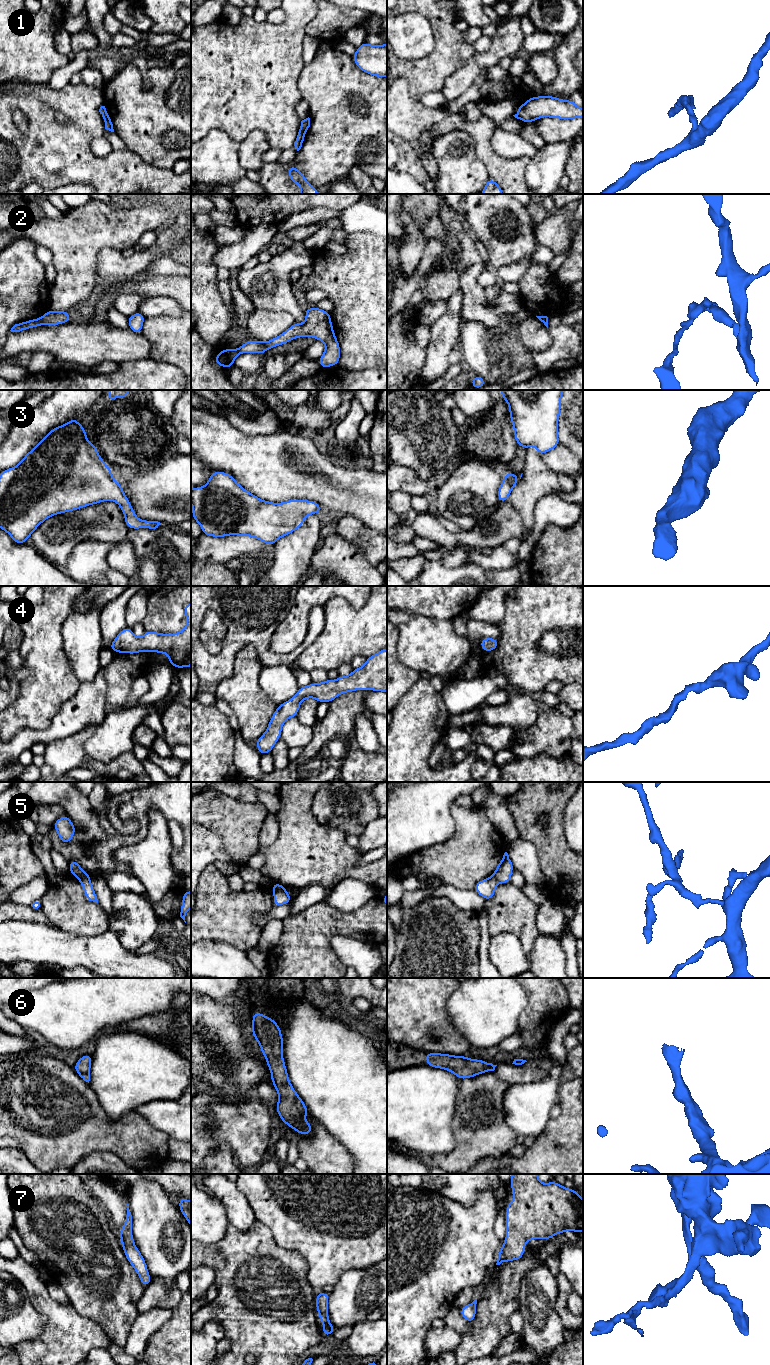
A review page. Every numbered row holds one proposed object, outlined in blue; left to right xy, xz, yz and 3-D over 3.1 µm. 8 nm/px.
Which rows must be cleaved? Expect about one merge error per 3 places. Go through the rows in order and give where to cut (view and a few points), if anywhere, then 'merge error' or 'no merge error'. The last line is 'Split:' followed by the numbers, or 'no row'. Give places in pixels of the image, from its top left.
1: cut xz (299, 130), (304, 134); merge error
2: cut xy (40, 318), (44, 323); merge error
3: cut none; no merge error
4: cut none; no merge error
5: cut xz (272, 887), (278, 890), (285, 890); merge error
6: cut none; no merge error
7: cut none; no merge error
Split: 1, 2, 5

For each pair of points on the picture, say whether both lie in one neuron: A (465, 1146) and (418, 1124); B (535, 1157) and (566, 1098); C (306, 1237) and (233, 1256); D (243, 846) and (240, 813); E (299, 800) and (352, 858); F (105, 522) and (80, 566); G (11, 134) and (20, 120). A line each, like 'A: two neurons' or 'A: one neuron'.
A: two neurons
B: one neuron
C: two neurons
D: one neuron
E: one neuron
F: two neurons
G: two neurons

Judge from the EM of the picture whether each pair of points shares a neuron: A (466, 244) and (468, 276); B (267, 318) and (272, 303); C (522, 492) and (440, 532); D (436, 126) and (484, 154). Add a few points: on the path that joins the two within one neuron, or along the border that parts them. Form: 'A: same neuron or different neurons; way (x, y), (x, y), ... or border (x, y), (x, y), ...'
A: same neuron; way (467, 252), (468, 256), (475, 263), (472, 268)
B: different neurons; border (256, 308), (287, 311), (293, 317)
C: different neurons; border (507, 501), (522, 520)
D: same neuron; way (451, 124), (467, 125), (481, 139)

